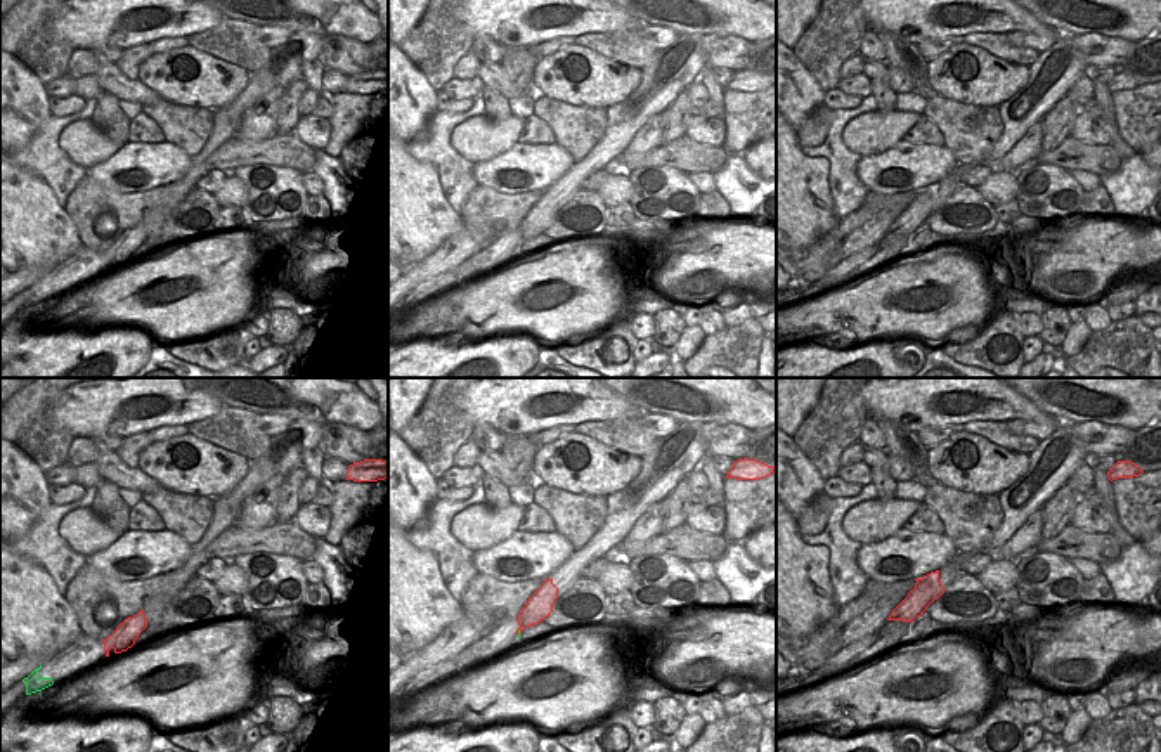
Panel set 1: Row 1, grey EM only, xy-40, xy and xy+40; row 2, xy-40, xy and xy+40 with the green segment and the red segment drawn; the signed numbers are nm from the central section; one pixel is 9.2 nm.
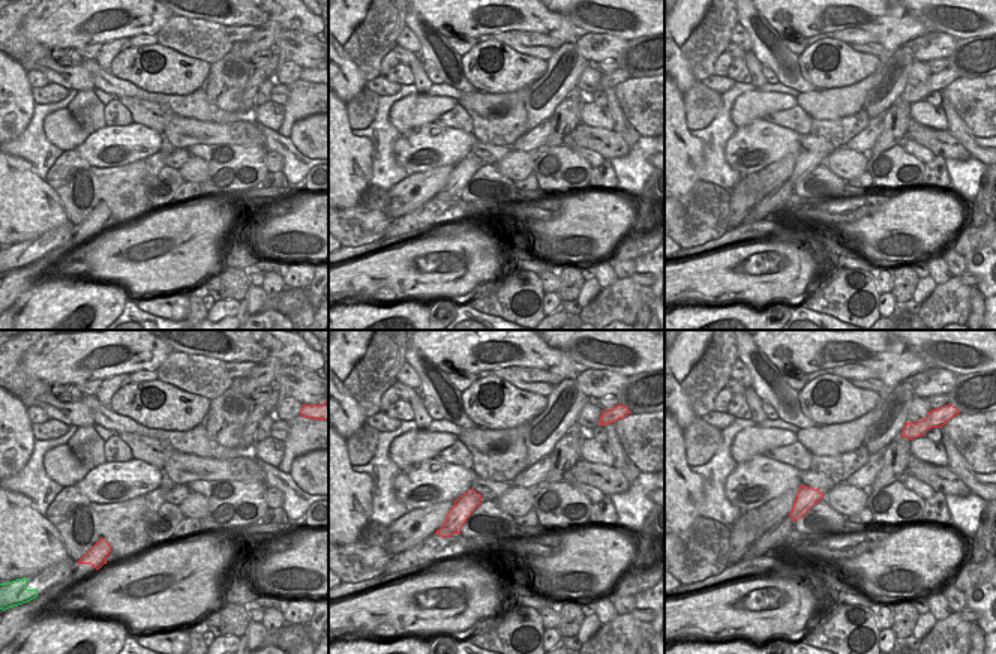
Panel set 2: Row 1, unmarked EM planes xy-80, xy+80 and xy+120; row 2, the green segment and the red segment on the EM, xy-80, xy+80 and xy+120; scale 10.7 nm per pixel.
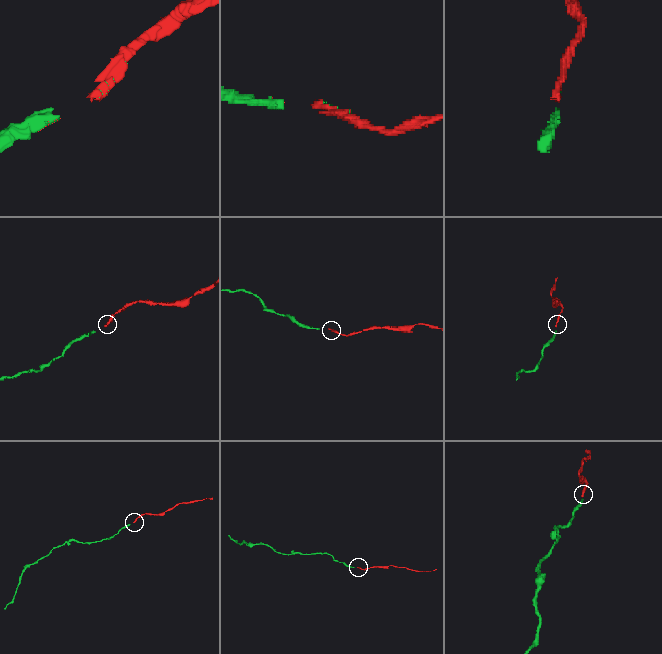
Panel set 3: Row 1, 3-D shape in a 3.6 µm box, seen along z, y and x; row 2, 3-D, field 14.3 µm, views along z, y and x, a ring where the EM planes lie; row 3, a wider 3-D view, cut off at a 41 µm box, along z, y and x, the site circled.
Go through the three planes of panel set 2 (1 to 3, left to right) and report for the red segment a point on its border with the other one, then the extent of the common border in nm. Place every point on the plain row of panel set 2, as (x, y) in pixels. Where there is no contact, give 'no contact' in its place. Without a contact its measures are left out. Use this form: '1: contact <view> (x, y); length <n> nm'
1: no contact
2: no contact
3: no contact

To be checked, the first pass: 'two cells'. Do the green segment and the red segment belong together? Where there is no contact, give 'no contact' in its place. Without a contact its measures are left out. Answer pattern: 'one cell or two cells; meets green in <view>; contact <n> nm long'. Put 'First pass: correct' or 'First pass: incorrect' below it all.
one cell; meets green in xy; contact 70 nm long
First pass: incorrect

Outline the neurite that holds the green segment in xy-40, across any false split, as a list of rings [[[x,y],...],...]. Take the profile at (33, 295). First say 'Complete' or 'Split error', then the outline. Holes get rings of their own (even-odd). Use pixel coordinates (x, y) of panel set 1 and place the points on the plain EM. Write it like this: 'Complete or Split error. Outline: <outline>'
Complete. Outline: [[[42,277],[38,281],[35,281],[28,289],[23,291],[23,295],[26,296],[26,307],[42,303],[42,301],[54,296],[52,289],[40,289],[38,288],[40,281],[42,281]]]

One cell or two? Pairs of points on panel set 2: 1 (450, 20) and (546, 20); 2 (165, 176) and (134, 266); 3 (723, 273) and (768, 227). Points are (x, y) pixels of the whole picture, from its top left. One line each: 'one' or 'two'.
1: one
2: two
3: two

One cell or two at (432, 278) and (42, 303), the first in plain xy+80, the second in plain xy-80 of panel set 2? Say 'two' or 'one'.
two

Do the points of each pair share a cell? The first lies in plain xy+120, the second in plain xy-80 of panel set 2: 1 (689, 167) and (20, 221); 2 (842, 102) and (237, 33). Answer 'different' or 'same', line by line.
1: same
2: different

